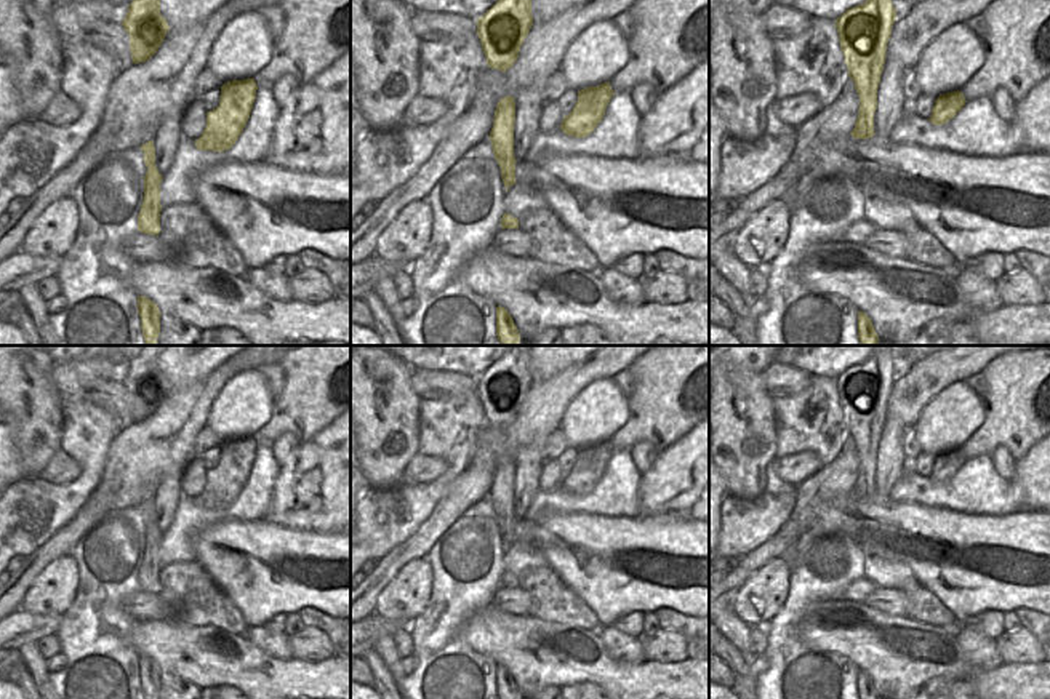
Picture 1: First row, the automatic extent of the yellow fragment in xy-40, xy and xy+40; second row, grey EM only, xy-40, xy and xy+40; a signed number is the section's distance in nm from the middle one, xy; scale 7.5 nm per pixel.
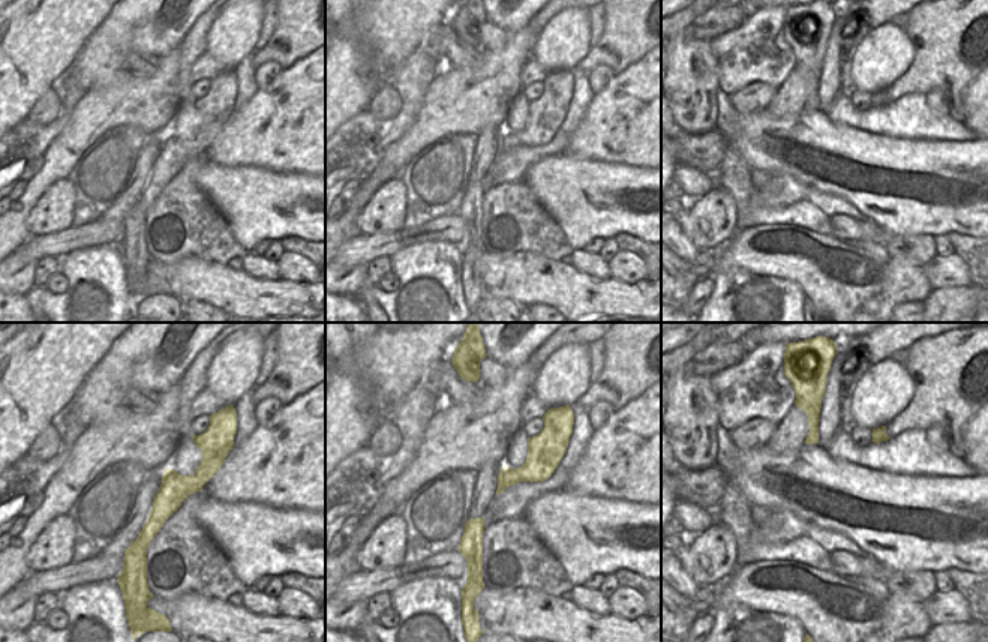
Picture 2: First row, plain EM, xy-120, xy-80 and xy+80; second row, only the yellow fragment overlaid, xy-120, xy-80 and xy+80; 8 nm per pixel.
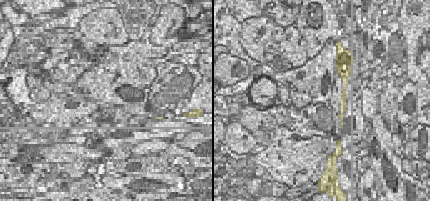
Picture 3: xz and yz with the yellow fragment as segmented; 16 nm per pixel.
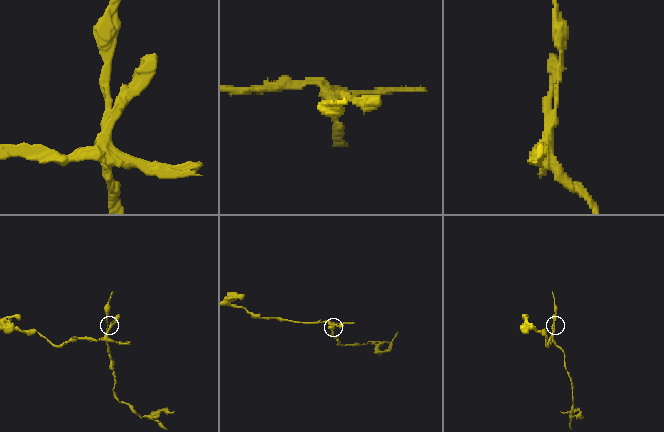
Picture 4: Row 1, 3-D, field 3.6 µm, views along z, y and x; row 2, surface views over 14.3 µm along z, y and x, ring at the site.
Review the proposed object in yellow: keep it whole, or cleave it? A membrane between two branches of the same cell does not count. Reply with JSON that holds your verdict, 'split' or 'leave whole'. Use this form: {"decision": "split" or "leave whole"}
{"decision": "leave whole"}

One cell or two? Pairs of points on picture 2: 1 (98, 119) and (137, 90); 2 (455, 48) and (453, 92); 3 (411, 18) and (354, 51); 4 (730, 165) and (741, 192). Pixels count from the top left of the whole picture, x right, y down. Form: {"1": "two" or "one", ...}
{"1": "one", "2": "two", "3": "one", "4": "one"}

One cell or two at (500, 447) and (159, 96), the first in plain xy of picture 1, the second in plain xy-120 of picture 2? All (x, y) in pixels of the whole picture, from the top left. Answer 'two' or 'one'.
one

